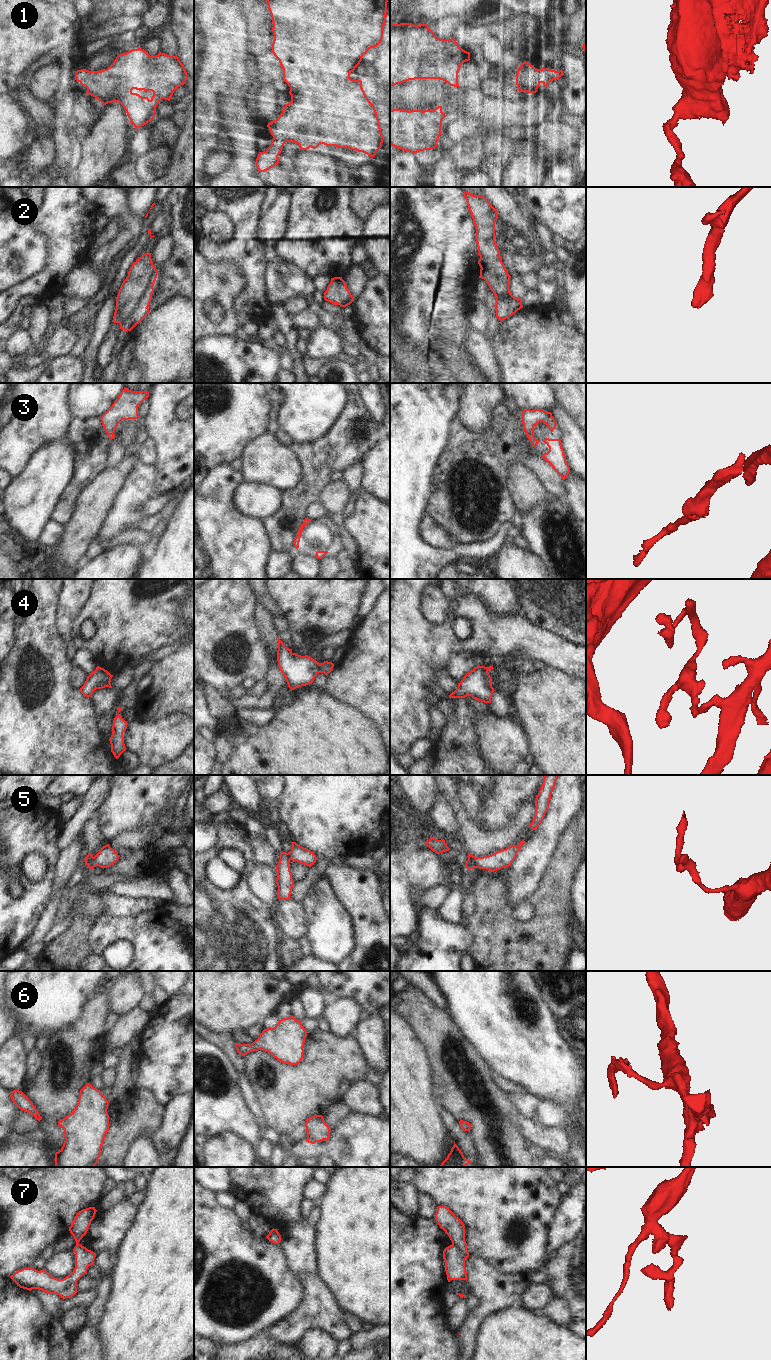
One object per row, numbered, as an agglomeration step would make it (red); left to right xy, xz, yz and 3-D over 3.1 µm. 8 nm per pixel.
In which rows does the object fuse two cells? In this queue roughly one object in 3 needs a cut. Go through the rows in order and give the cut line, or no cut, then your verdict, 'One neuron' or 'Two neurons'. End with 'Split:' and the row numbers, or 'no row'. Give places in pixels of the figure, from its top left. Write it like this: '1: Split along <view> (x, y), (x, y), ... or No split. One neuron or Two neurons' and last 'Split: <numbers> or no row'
1: No split. One neuron
2: No split. One neuron
3: No split. One neuron
4: No split. One neuron
5: Split along yz (468, 858), (475, 867). Two neurons
6: No split. One neuron
7: Split along yz (452, 1243), (460, 1257), (464, 1260). Two neurons
Split: 5, 7

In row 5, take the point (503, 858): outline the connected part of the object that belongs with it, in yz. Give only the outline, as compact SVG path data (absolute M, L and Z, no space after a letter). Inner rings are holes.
M522 840L517 845L511 845L506 849L483 857L475 857L471 854L468 854L468 859L474 862L475 868L486 869L488 871L494 872L504 867L509 867L525 843L526 842Z

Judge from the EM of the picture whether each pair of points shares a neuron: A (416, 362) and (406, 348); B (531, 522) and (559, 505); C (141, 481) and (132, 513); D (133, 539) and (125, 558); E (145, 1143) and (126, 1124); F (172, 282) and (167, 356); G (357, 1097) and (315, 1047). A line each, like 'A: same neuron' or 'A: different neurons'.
A: same neuron
B: same neuron
C: same neuron
D: different neurons
E: different neurons
F: different neurons
G: different neurons

